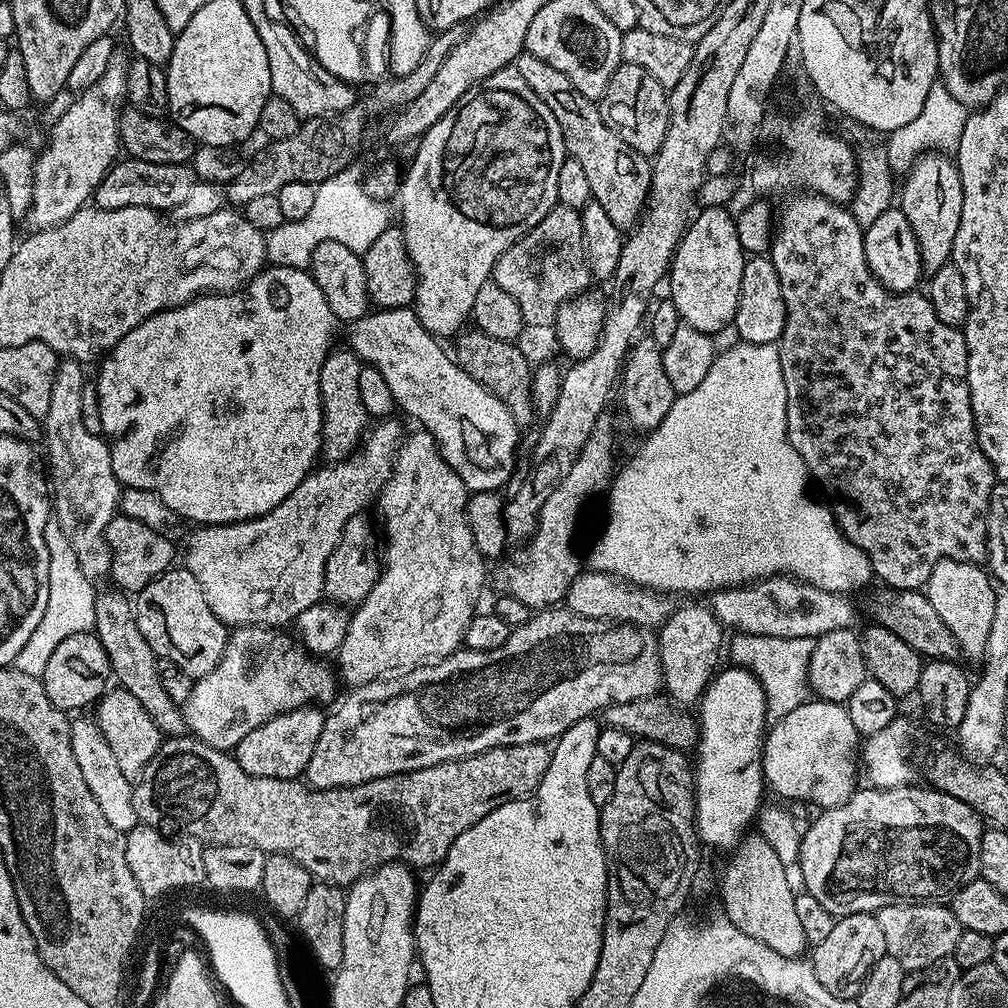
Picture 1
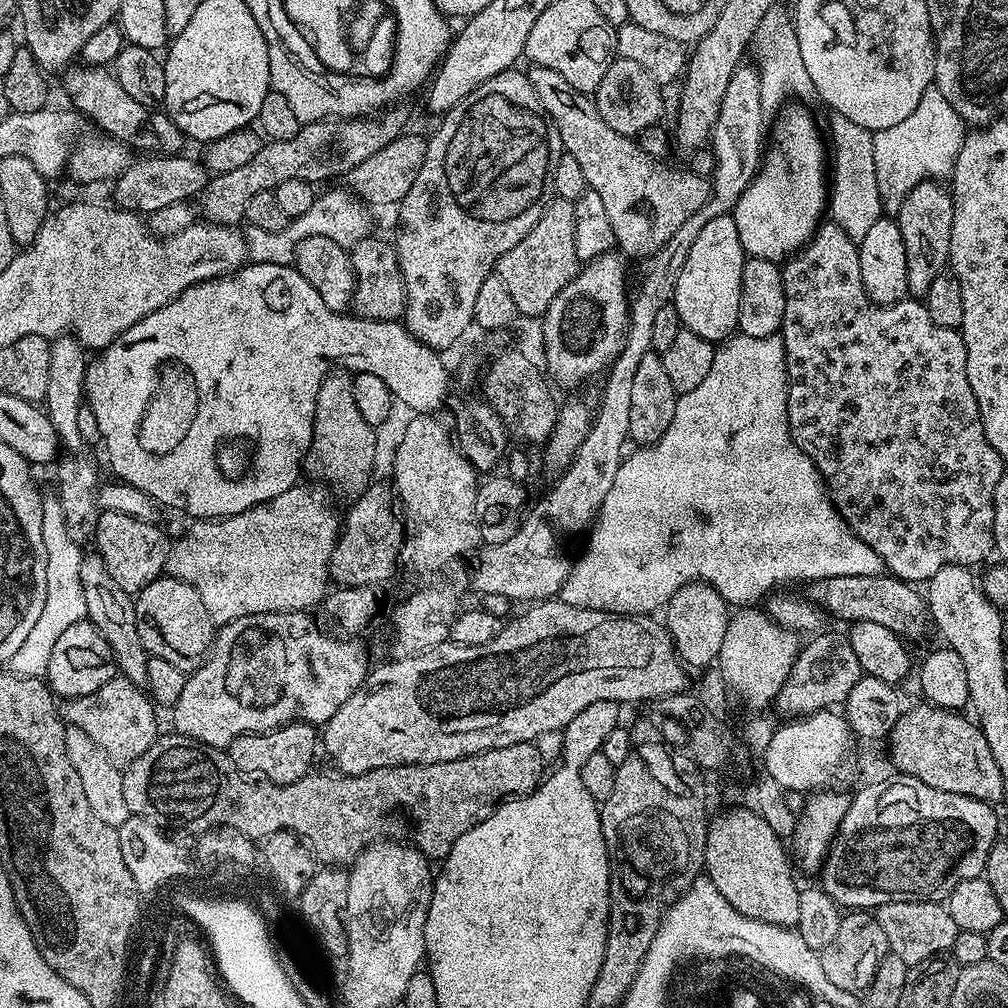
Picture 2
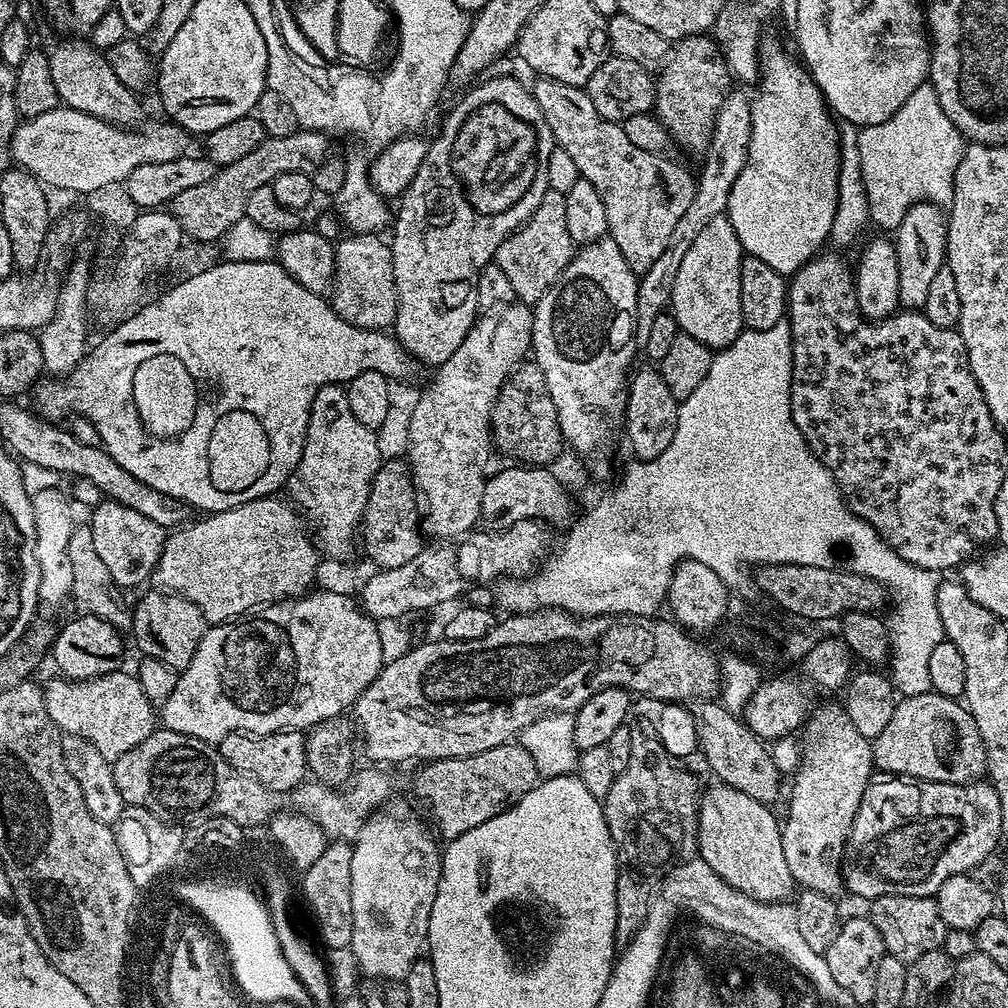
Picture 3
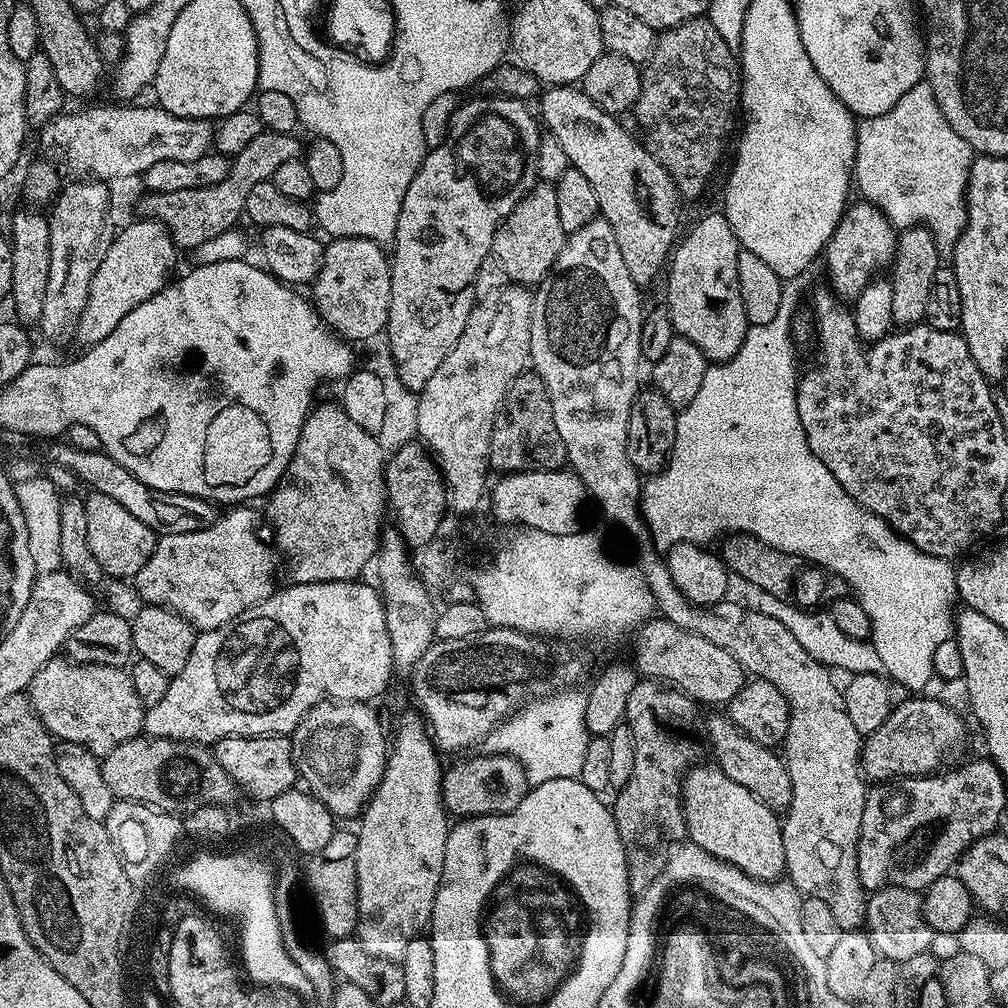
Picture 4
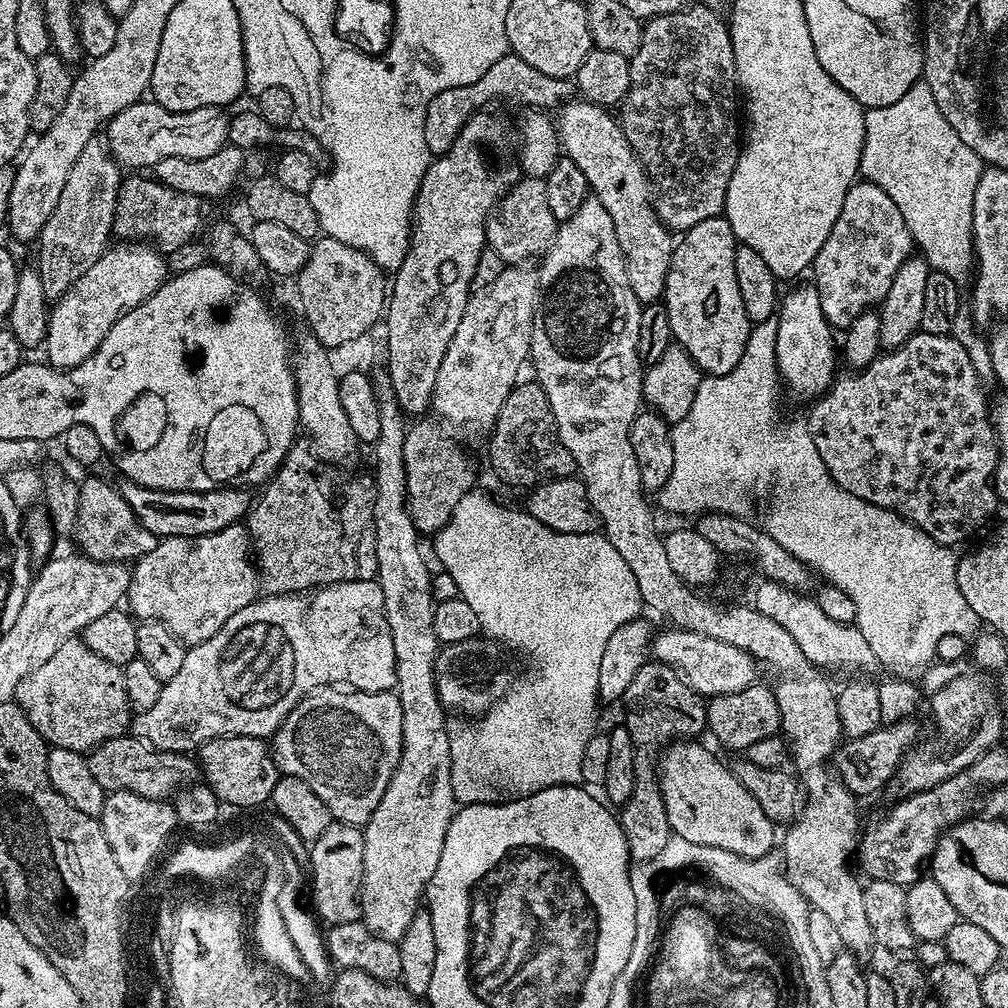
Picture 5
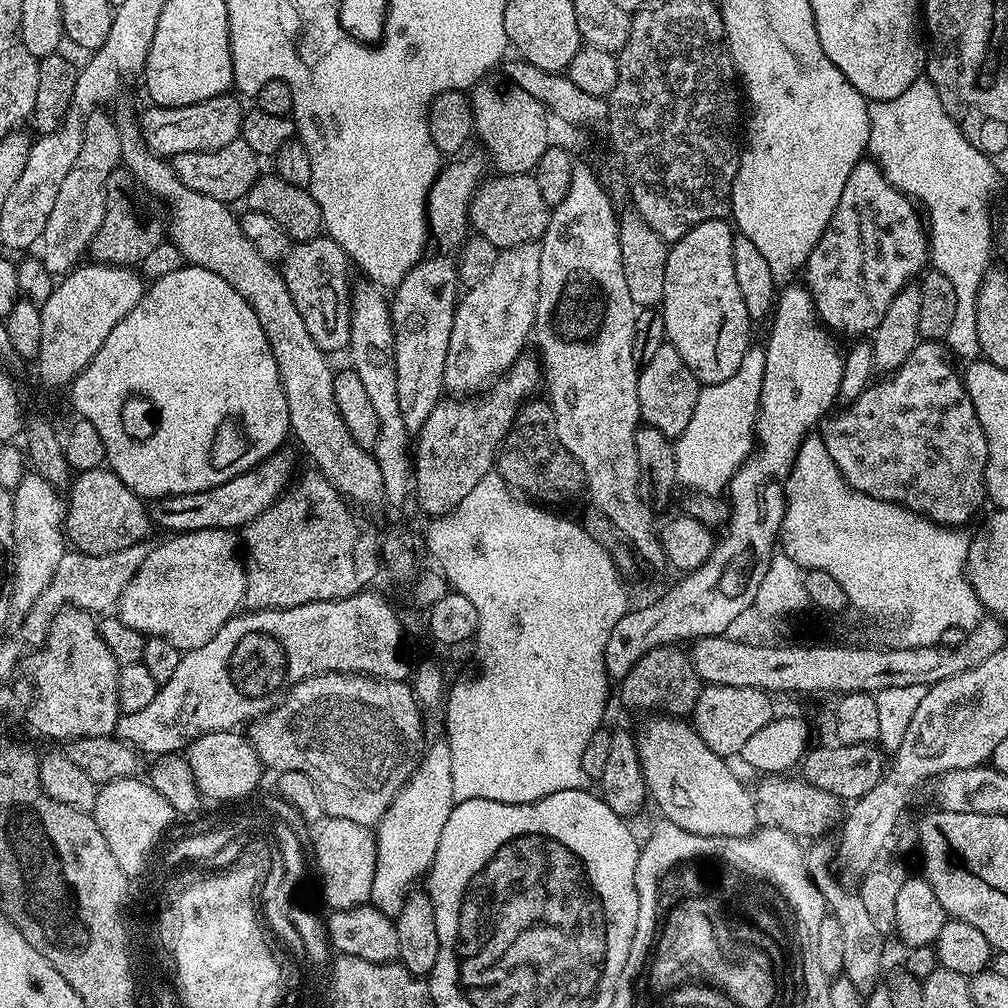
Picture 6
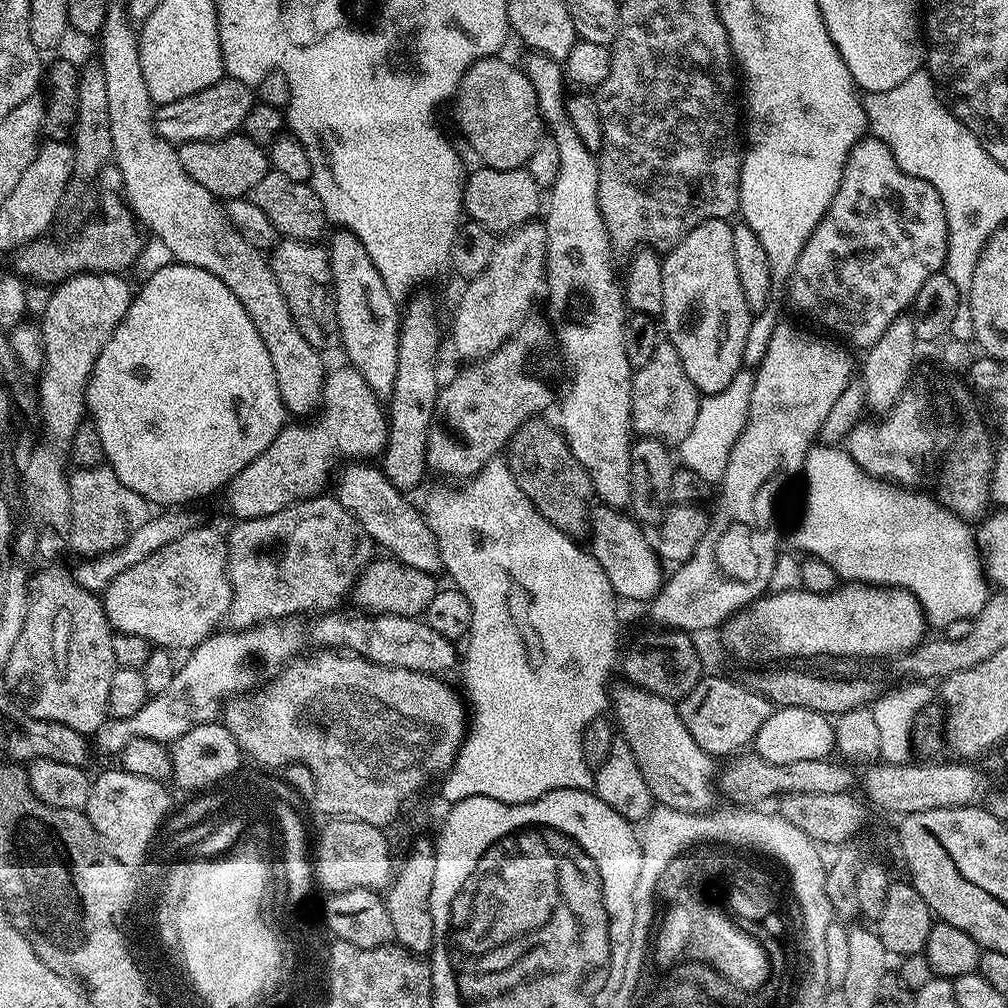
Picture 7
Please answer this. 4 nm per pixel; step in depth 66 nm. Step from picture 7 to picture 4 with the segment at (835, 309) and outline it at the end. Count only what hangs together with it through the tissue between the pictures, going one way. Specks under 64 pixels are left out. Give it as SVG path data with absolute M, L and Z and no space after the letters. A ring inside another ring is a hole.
M867 202L849 203L844 209L844 216L838 222L830 242L822 253L822 264L828 267L828 280L833 292L841 301L854 302L868 281L889 267L896 256L897 229L892 223Z

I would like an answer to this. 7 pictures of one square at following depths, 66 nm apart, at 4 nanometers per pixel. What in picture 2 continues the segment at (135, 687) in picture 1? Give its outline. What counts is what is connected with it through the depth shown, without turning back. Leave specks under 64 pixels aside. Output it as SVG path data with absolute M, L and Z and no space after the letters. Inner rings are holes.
M85 555L81 564L82 572L79 574L79 580L85 595L86 618L99 630L110 646L119 673L135 684L145 685L148 681L145 664L148 655L137 632L136 605L133 597L119 589L114 583L114 578L106 574L106 566L100 556Z

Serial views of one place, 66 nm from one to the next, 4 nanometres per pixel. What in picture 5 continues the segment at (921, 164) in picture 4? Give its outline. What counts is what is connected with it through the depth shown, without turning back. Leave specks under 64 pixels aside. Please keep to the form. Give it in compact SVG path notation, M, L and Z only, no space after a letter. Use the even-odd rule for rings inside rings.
M921 82L910 86L910 90L906 90L898 102L865 111L860 176L867 183L877 184L886 190L886 194L890 194L891 201L898 206L910 230L913 245L922 253L929 269L946 274L957 282L967 281L974 272L972 207L981 171L982 162L978 154L974 154L974 150L970 150L970 146L966 146L966 142L954 134L954 126L942 118L942 110L938 110L938 102L934 102L934 94L928 84Z

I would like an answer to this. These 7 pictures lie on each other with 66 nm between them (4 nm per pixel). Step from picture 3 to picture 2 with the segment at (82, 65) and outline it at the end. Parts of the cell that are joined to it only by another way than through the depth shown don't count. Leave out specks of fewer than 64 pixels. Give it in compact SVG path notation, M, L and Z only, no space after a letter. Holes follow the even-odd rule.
M72 66L63 73L64 79L64 92L72 99L71 107L75 109L81 117L93 120L97 124L99 131L105 136L110 136L112 139L117 140L119 144L124 144L128 149L138 151L140 154L163 154L166 156L174 156L185 151L184 144L186 145L186 137L181 132L180 127L173 122L168 116L167 112L163 110L156 110L151 112L150 108L137 99L130 98L126 91L122 90L122 86L116 81L115 76L107 67L93 68L91 66Z

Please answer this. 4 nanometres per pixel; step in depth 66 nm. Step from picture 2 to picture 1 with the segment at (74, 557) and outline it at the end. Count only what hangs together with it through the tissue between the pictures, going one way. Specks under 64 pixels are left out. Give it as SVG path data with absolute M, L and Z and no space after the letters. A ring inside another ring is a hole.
M49 518L44 531L46 538L46 550L50 554L50 595L46 598L46 614L42 614L38 626L34 626L34 634L26 638L26 646L18 650L14 666L22 670L22 674L43 677L46 670L46 662L50 662L50 654L70 634L82 634L91 632L95 626L95 602L97 589L93 581L82 574L82 566L78 566L78 558L74 555L74 549L62 534L62 526L58 526L55 518Z

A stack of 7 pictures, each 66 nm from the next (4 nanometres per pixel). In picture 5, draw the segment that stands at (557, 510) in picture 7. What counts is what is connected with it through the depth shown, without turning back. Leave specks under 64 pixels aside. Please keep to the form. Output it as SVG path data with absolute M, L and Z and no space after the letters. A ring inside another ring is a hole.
M535 382L524 383L517 383L506 402L502 402L496 426L490 433L488 464L502 483L521 484L528 490L547 480L571 477L576 472L576 463L570 450L562 446L546 390Z

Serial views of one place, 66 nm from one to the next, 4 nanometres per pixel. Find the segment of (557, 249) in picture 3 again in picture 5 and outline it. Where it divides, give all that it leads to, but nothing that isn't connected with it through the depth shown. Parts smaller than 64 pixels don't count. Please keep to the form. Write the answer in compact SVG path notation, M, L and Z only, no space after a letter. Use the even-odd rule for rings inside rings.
M522 178L503 196L499 204L493 208L488 219L484 221L484 239L487 247L492 248L498 254L498 258L504 260L505 265L520 266L525 262L532 262L528 260L534 259L533 261L535 261L537 258L543 257L556 236L557 227L558 222L554 218L554 213L550 211L546 198L546 186L543 179Z

